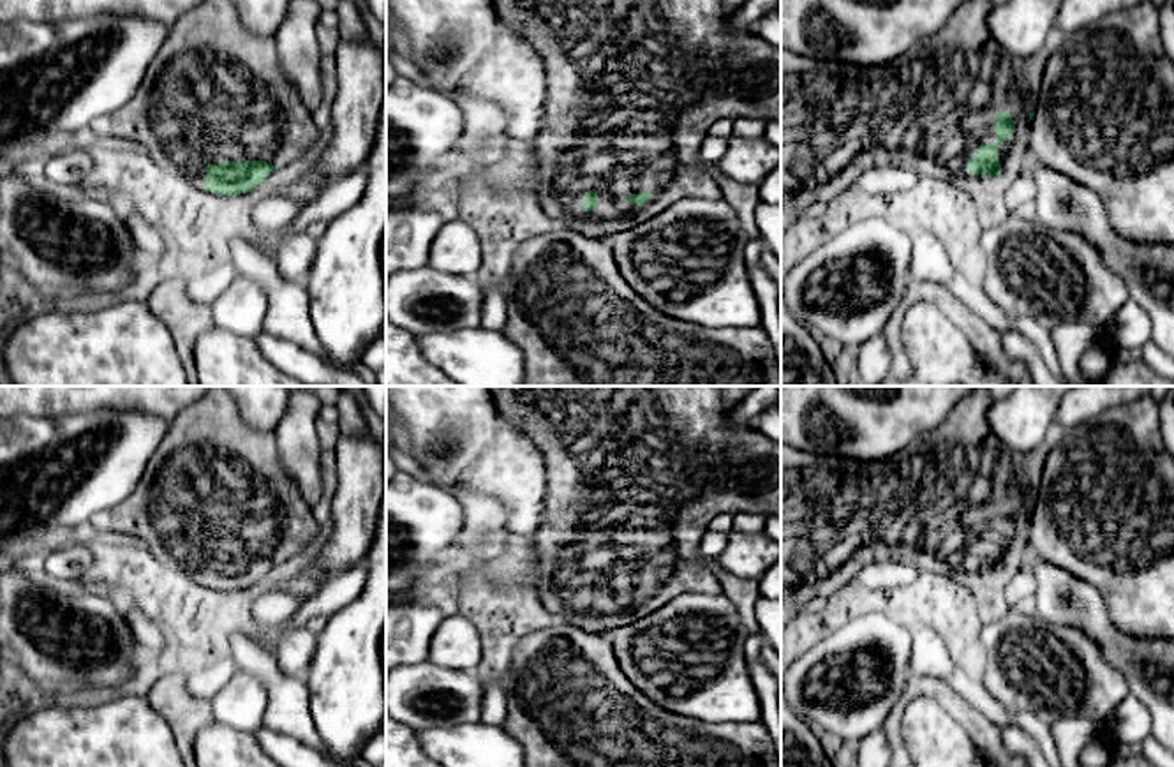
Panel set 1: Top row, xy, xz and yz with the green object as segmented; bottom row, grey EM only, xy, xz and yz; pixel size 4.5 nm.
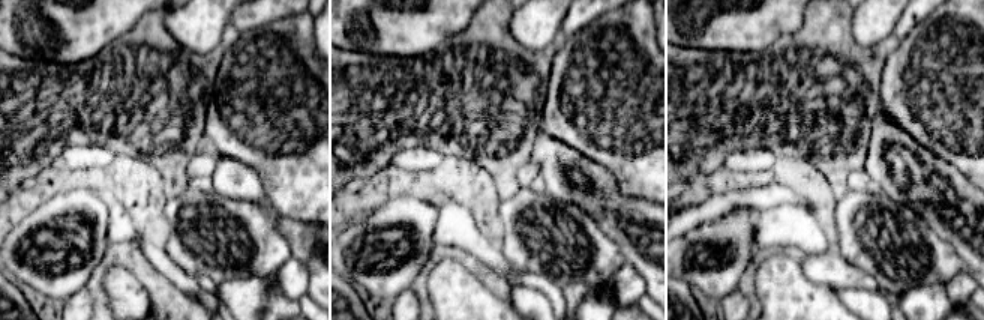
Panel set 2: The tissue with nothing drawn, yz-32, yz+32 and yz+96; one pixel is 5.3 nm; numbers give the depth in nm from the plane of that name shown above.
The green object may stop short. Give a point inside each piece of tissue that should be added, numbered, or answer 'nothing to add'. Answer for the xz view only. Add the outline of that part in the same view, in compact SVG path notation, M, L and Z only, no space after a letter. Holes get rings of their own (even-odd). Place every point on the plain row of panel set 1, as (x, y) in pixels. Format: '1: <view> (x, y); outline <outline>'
1: xz (635, 475); outline M488 386L497 413L515 425L543 455L546 465L546 497L541 527L531 536L538 570L536 591L541 605L557 621L568 621L589 633L606 633L619 626L636 622L675 599L682 592L717 594L721 585L714 573L703 564L700 543L710 522L723 513L758 513L781 518L781 443L769 439L751 425L728 427L733 411L724 407L726 386ZM598 585L598 603L585 607L587 587ZM649 587L650 594L633 599L631 589Z

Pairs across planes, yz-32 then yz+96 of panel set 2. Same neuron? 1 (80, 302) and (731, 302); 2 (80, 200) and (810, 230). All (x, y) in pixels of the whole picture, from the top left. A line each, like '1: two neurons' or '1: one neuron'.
1: one neuron
2: two neurons

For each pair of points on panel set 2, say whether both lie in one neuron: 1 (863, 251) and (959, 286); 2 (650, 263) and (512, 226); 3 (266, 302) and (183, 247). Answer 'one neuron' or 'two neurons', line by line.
1: two neurons
2: two neurons
3: two neurons

